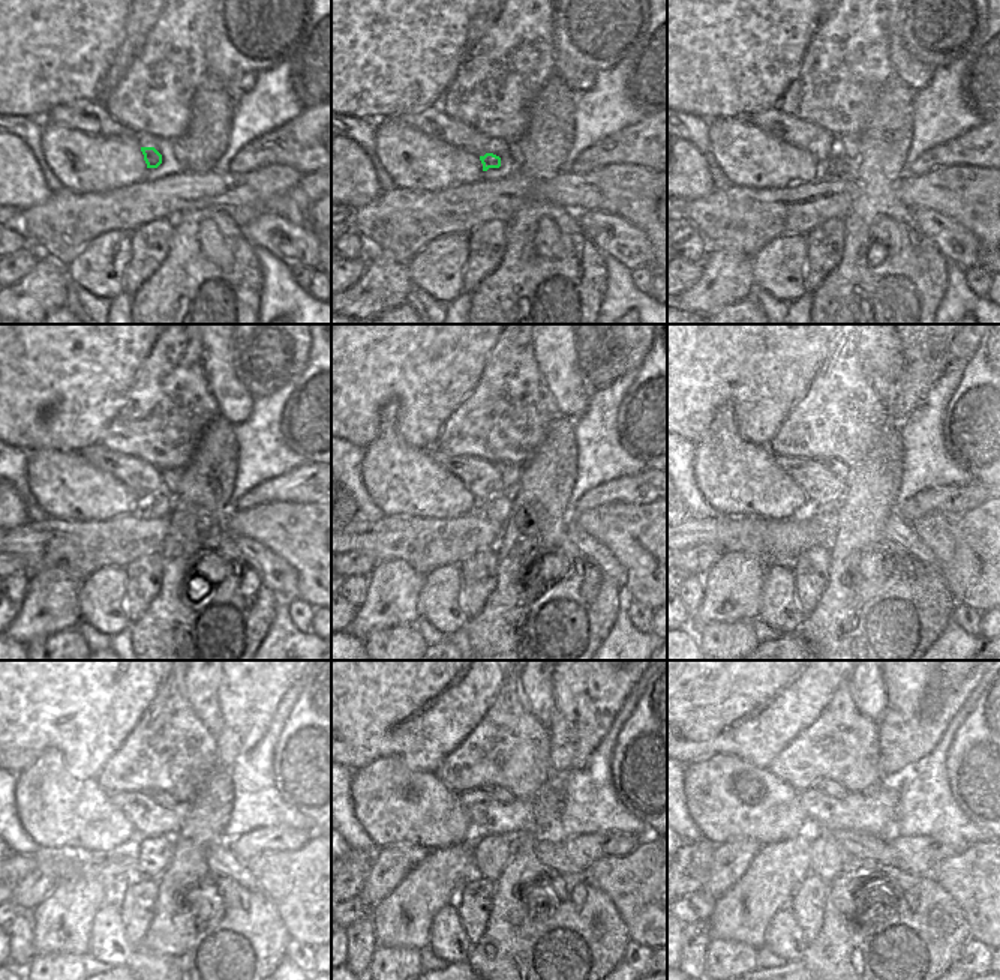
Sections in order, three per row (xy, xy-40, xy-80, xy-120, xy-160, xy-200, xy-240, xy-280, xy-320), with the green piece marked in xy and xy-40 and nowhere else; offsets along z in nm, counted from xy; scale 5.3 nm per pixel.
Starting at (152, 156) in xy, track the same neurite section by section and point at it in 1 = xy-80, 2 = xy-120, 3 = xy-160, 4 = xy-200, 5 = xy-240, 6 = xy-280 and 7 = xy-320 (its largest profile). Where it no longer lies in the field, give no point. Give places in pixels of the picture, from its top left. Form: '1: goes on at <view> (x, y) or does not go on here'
1: goes on at xy-80 (823, 171)
2: goes on at xy-120 (159, 506)
3: goes on at xy-160 (497, 509)
4: goes on at xy-200 (826, 515)
5: goes on at xy-240 (152, 854)
6: goes on at xy-280 (491, 853)
7: goes on at xy-320 (826, 857)

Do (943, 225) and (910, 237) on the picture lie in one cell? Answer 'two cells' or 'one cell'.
two cells

